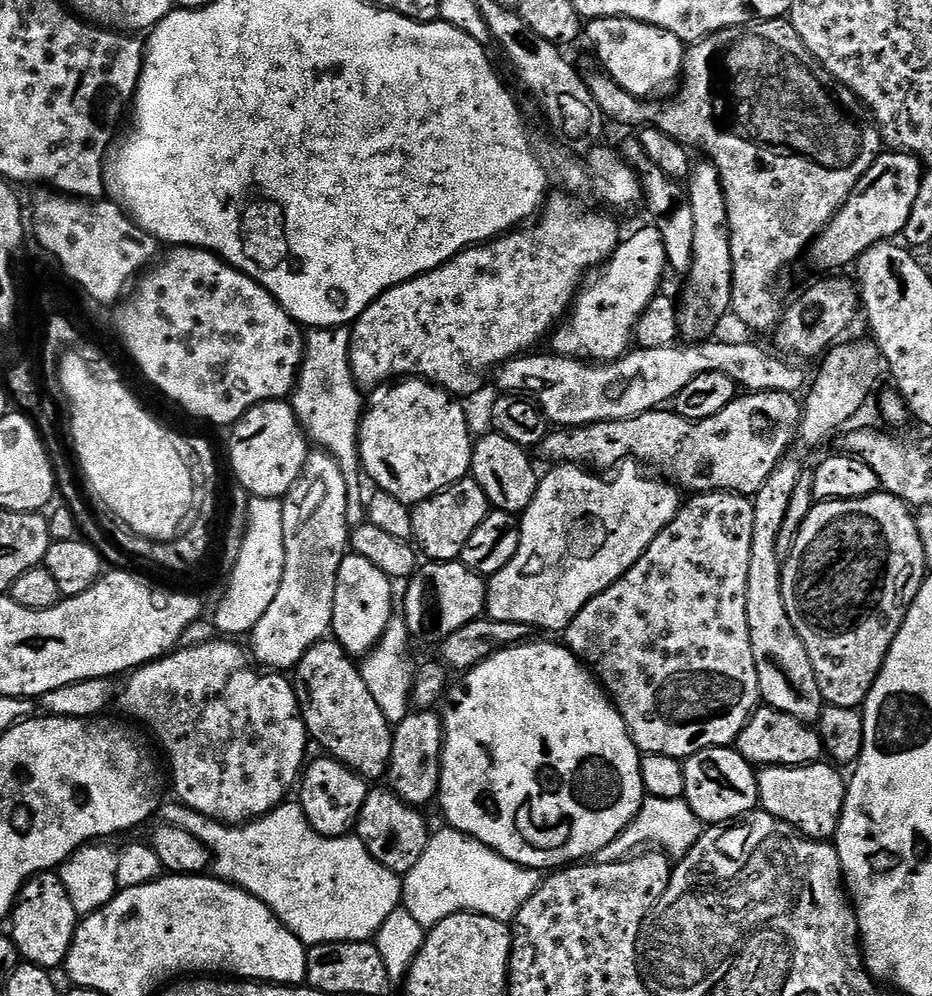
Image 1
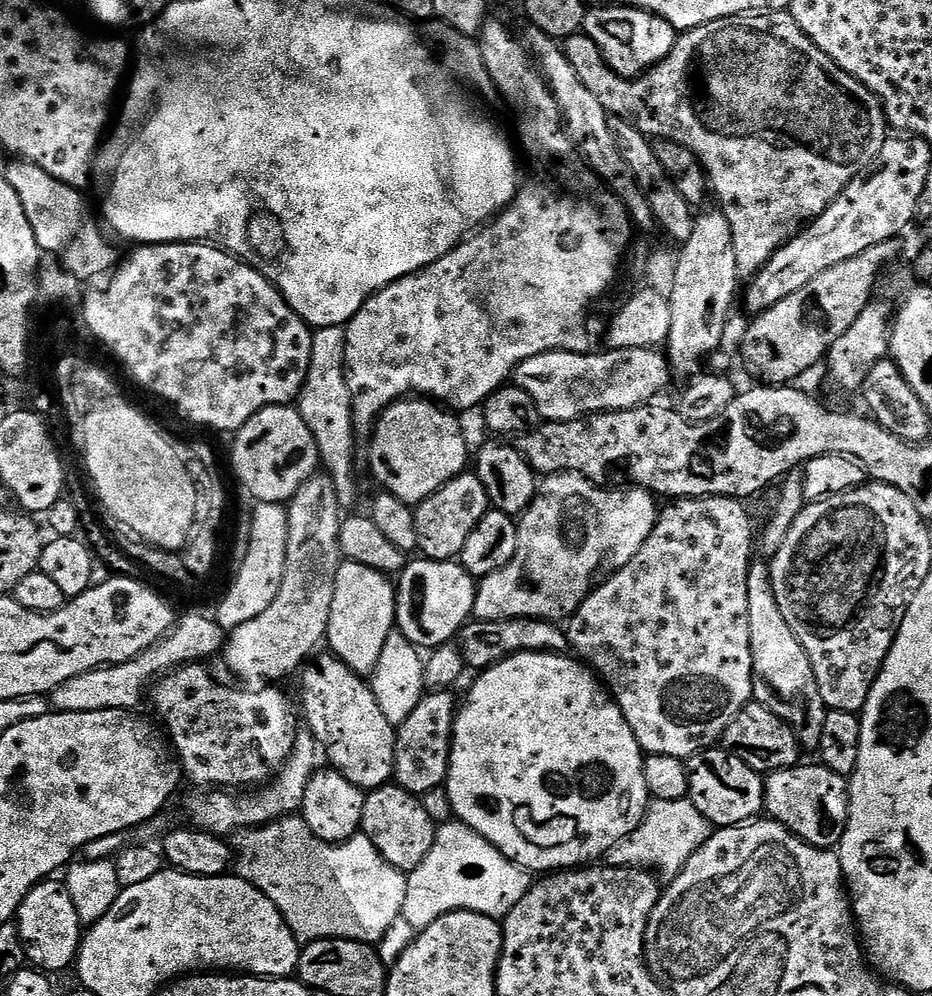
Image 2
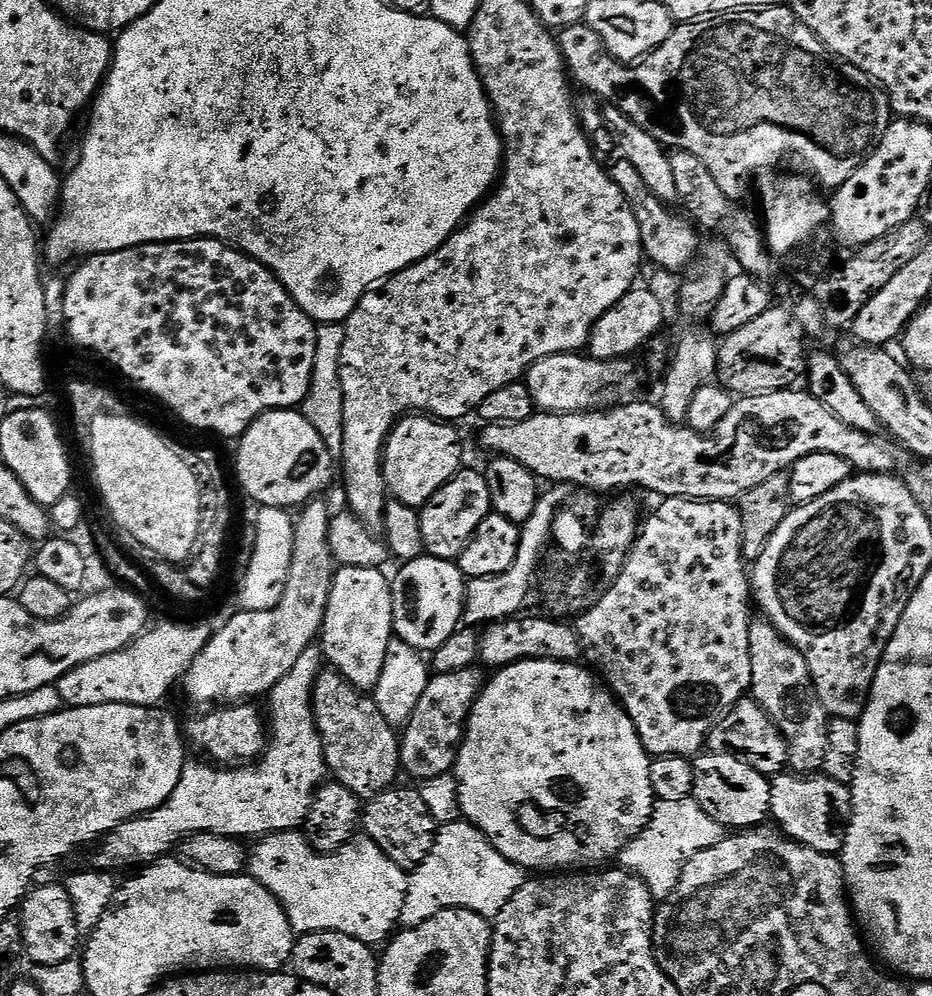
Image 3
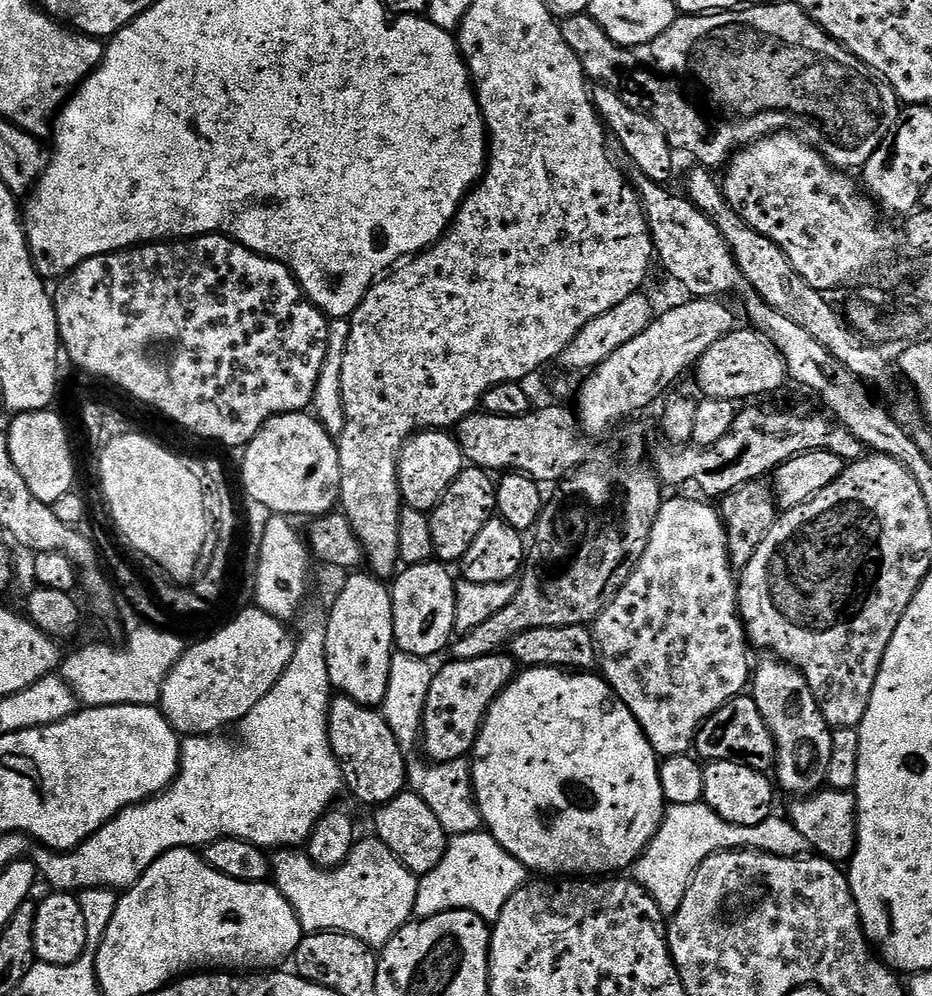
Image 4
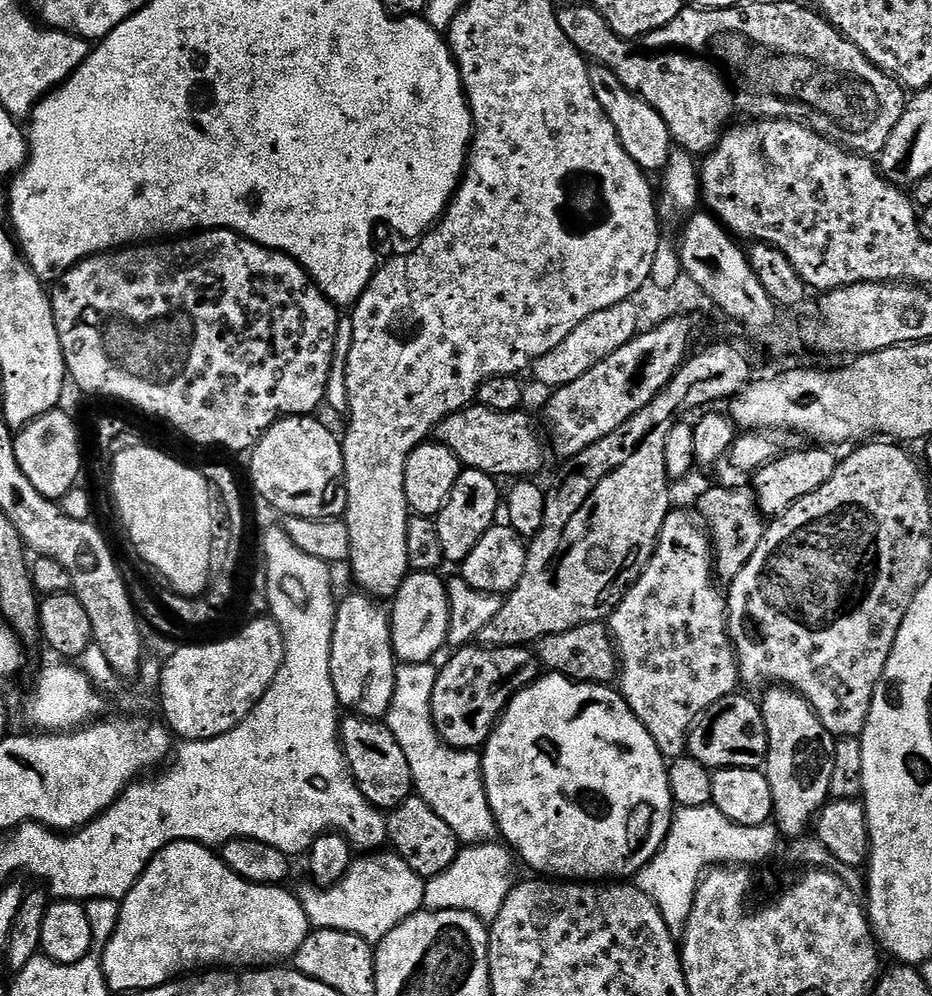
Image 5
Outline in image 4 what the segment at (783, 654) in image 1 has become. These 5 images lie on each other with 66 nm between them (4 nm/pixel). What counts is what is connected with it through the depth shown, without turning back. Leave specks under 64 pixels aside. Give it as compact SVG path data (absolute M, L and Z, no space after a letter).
M764 659L768 660L762 661L757 668L755 665L750 680L750 695L758 706L758 714L762 714L770 734L776 740L775 783L779 787L781 784L789 792L789 797L810 796L828 783L833 729L829 728L820 712L804 675L785 660Z

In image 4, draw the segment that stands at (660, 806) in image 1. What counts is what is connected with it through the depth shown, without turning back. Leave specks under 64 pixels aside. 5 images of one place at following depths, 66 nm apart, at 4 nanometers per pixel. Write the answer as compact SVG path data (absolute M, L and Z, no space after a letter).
M703 802L690 806L668 804L664 813L664 820L656 837L648 843L648 848L636 859L630 869L631 879L654 898L654 902L665 917L671 918L682 906L682 898L690 886L693 876L696 875L698 866L715 852L730 852L754 848L757 852L769 852L775 856L803 857L809 851L806 838L798 834L791 819L784 820L779 814L766 818L766 822L758 822L758 826L738 826L726 822L710 806Z

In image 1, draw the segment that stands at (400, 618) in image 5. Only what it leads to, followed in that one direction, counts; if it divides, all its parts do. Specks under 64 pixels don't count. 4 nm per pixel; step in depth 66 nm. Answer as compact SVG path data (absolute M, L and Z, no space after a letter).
M449 560L447 562L428 562L417 567L416 573L407 581L408 589L404 592L404 609L402 615L408 624L409 637L420 640L436 640L443 642L454 630L462 630L470 622L481 619L485 615L488 602L488 585L485 577L472 572L465 564L459 560Z

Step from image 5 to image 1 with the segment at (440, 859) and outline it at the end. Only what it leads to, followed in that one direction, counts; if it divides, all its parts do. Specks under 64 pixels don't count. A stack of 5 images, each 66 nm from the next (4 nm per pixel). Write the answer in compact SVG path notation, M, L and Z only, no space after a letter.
M376 786L369 791L366 802L362 802L354 832L360 837L366 850L370 850L373 858L382 862L382 866L386 866L386 870L405 874L414 869L422 854L426 854L430 827L428 828L420 812L423 811L419 807L399 800L387 787Z

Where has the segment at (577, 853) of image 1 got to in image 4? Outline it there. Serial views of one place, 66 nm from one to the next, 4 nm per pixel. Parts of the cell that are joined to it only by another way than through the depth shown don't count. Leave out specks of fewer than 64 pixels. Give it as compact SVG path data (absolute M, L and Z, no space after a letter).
M524 668L488 707L484 724L476 735L476 744L470 753L470 767L472 792L476 795L480 819L487 833L528 870L548 878L596 878L601 874L623 873L620 872L623 868L624 871L631 869L636 859L646 851L664 820L666 801L660 781L660 760L646 734L638 726L634 714L630 714L628 707L619 700L616 691L600 674L573 674L562 668Z

